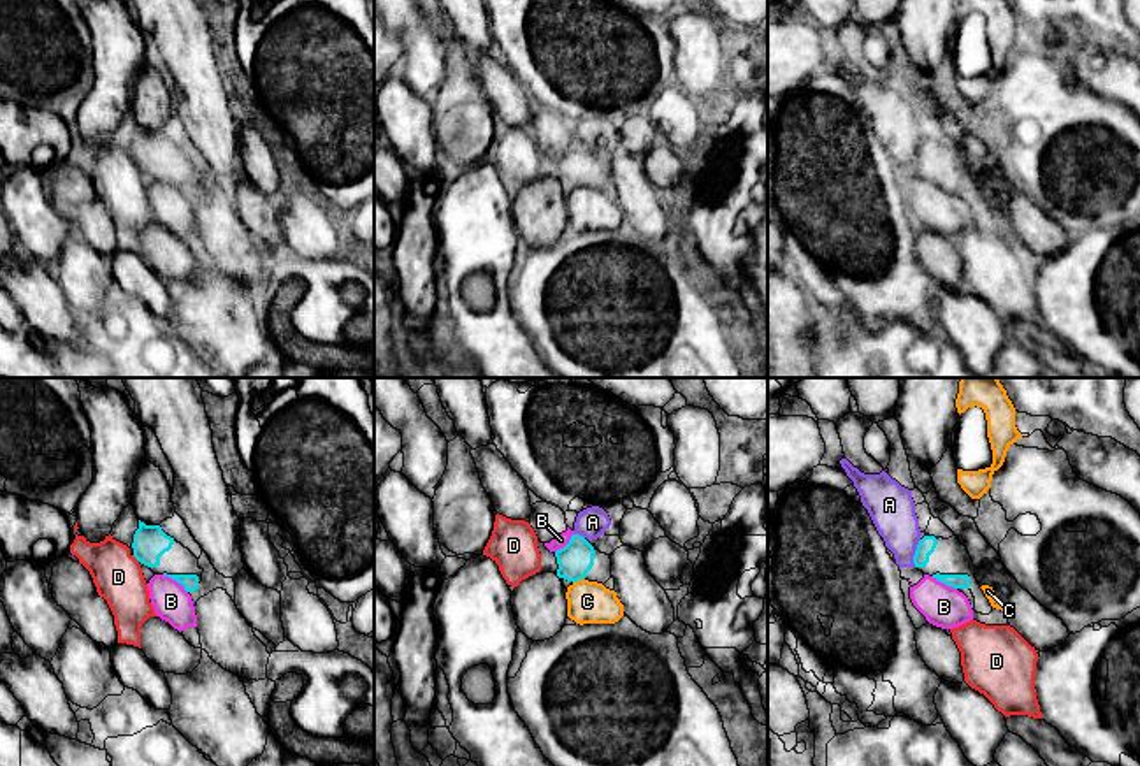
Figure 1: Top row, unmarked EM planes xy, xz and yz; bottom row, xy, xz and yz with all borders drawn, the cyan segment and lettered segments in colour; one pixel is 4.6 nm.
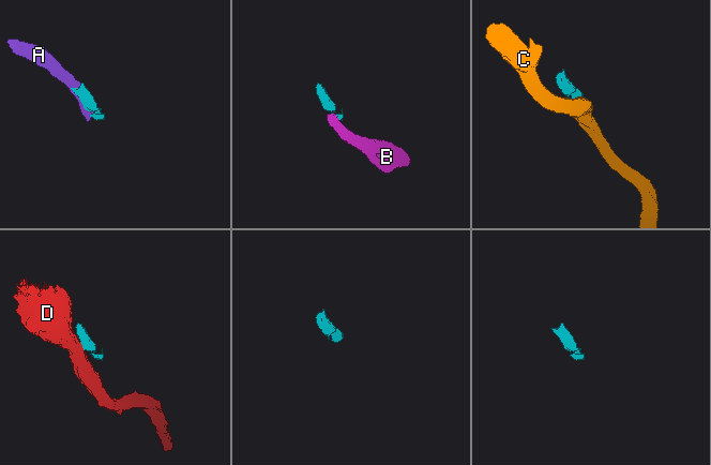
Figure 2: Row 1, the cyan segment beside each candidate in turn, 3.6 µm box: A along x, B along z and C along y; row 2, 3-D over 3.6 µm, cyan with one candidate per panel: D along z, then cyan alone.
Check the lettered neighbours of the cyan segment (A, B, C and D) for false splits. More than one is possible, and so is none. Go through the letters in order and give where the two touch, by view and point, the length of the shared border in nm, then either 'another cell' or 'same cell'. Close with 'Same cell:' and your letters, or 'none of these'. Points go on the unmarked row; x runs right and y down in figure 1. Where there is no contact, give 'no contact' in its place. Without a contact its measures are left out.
A: contact yz (916, 160); length 130 nm; another cell
B: contact xy (176, 187); length 150 nm; another cell
C: contact xz (578, 185); length 60 nm; another cell
D: contact xy (136, 164); length 50 nm; another cell
Same cell: none of these

